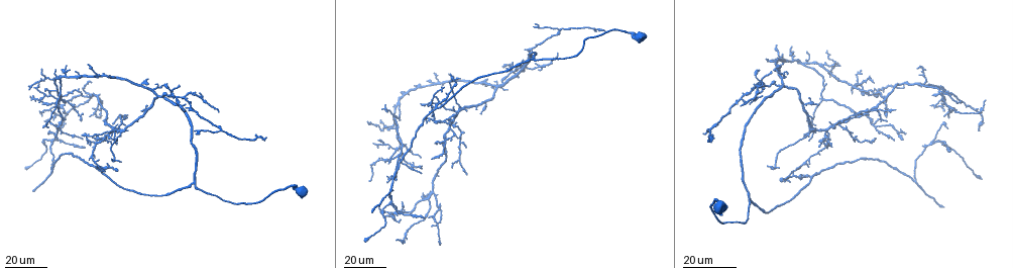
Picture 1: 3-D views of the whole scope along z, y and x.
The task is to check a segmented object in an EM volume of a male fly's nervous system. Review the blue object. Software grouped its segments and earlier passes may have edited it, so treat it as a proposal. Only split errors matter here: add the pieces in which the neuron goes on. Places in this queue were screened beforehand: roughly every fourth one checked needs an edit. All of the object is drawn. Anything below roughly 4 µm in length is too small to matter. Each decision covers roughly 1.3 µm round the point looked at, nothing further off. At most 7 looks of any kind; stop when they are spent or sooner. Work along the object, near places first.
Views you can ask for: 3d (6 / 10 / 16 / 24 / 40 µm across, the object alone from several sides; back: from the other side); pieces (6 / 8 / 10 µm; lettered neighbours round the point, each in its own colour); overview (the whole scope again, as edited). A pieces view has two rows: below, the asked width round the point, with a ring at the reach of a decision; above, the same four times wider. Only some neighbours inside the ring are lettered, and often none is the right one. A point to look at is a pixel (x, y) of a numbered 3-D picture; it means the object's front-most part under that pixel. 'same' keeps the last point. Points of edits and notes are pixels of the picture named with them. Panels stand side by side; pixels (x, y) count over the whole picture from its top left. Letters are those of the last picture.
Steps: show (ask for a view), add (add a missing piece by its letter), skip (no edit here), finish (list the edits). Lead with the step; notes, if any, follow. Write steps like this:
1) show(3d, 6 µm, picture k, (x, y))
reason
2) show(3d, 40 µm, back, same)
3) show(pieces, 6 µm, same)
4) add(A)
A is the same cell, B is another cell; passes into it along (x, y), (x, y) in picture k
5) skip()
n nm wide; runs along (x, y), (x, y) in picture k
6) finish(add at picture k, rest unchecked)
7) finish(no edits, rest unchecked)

show(3d, 24 µm, picture 1, (256, 136))
free end

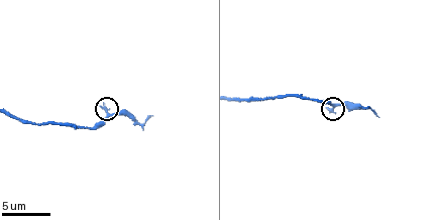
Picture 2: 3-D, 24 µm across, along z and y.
show(pieces, 10 µm, picture 2, (104, 106))

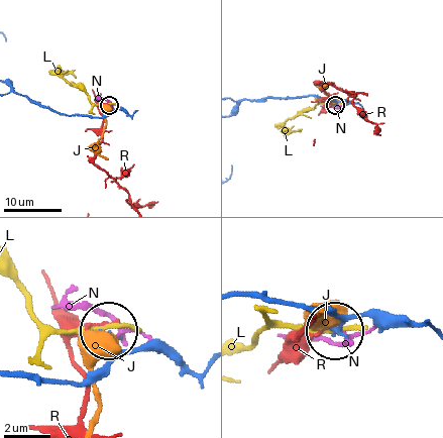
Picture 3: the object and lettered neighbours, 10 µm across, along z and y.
skip()
210 nm wide; J, L, N and R are other cells; runs along (238, 296), (331, 309), (340, 317), (337, 329) in picture 3; none of them fits

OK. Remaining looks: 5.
show(3d, 40 µm, picture 1, (105, 171))
branch stops here

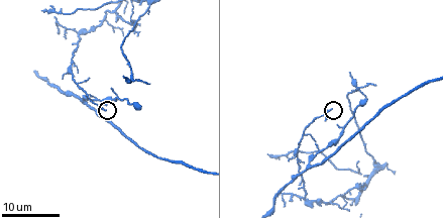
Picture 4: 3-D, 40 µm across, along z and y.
show(pieces, 8 µm, picture 4, (332, 111))

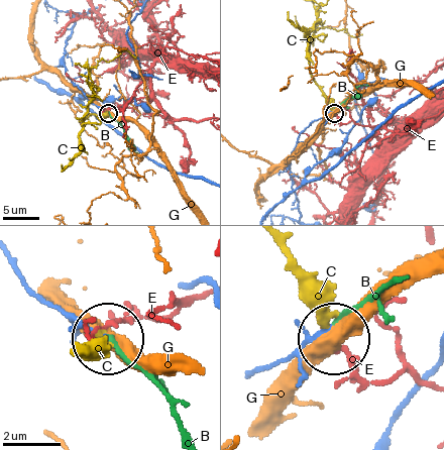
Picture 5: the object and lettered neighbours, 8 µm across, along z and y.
add(B)
B is the same cell, C, E and G are other cells; passes into it along (253, 373), (280, 364), (389, 287) in picture 5; the neuron continues

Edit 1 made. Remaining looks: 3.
show(3d, 24 µm, picture 1, (944, 205))
end of a long branch

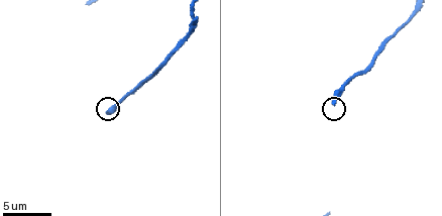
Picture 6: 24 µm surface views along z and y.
show(pieces, 8 µm, picture 6, (332, 105))
what lies round it

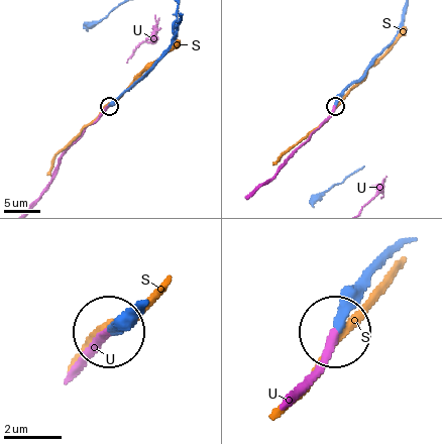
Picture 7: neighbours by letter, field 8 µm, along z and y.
add(U)
U is the same cell, S is another cell; passes into it along (349, 85), (332, 113), (270, 179), (258, 186) in picture 7; the neuron continues

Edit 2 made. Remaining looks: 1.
finish(add at picture 5, add at picture 7, rest unchecked)

